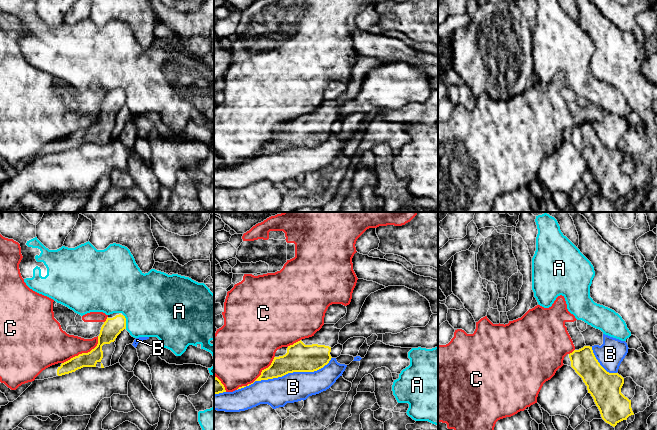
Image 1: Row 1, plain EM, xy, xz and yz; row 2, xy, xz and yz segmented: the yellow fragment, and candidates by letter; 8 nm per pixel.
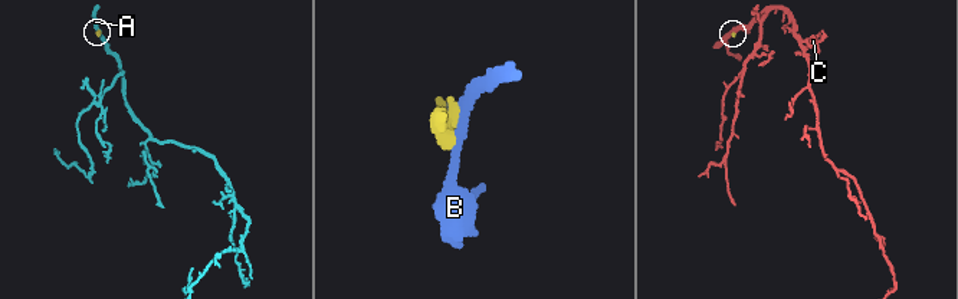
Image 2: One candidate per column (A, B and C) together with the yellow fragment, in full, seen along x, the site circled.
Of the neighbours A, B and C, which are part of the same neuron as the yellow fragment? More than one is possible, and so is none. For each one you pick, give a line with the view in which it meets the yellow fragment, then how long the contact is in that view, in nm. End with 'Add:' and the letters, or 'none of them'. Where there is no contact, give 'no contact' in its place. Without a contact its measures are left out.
Add: none of them

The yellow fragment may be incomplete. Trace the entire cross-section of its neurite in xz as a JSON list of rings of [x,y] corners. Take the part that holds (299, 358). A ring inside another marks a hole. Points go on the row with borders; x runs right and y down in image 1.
[[[358,279],[343,318],[336,324],[324,324],[312,337],[278,349],[271,365],[262,370],[255,381],[278,378],[293,372],[314,372],[323,368],[332,358],[330,352],[338,344],[340,330],[357,319],[371,293],[384,288],[386,287],[376,282]]]

